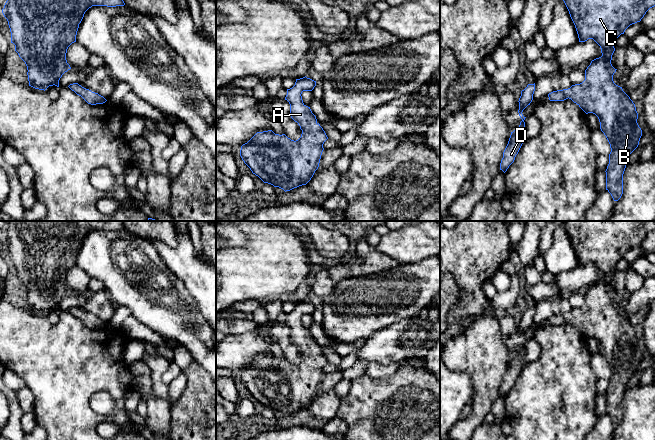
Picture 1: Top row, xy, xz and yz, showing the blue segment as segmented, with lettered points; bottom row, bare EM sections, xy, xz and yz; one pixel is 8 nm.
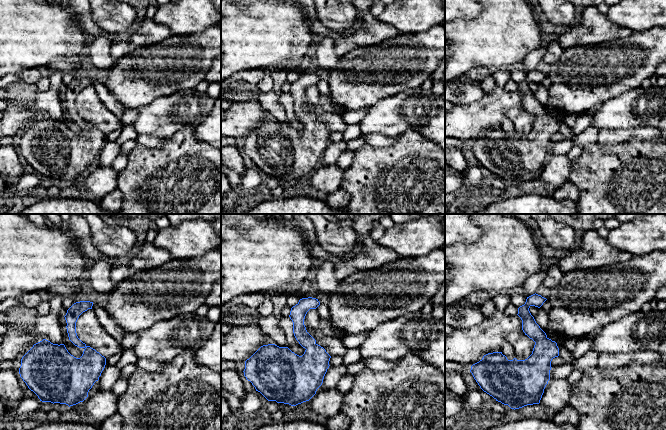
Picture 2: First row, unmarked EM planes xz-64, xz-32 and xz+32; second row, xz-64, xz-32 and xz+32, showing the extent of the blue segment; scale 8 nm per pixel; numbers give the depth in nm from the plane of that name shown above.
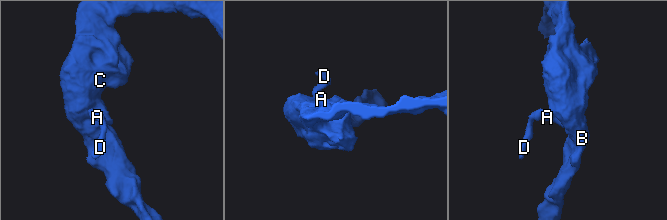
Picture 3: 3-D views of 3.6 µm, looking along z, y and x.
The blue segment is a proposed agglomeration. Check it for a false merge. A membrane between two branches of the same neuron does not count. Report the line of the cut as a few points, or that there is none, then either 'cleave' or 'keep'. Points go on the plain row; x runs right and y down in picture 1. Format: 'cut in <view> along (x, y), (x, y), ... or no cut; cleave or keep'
no cut; keep

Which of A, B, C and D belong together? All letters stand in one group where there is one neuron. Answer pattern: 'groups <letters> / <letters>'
groups A B C D

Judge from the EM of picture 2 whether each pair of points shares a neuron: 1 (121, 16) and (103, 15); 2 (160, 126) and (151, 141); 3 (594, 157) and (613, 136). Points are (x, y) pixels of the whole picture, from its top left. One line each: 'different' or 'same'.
1: same
2: different
3: different

